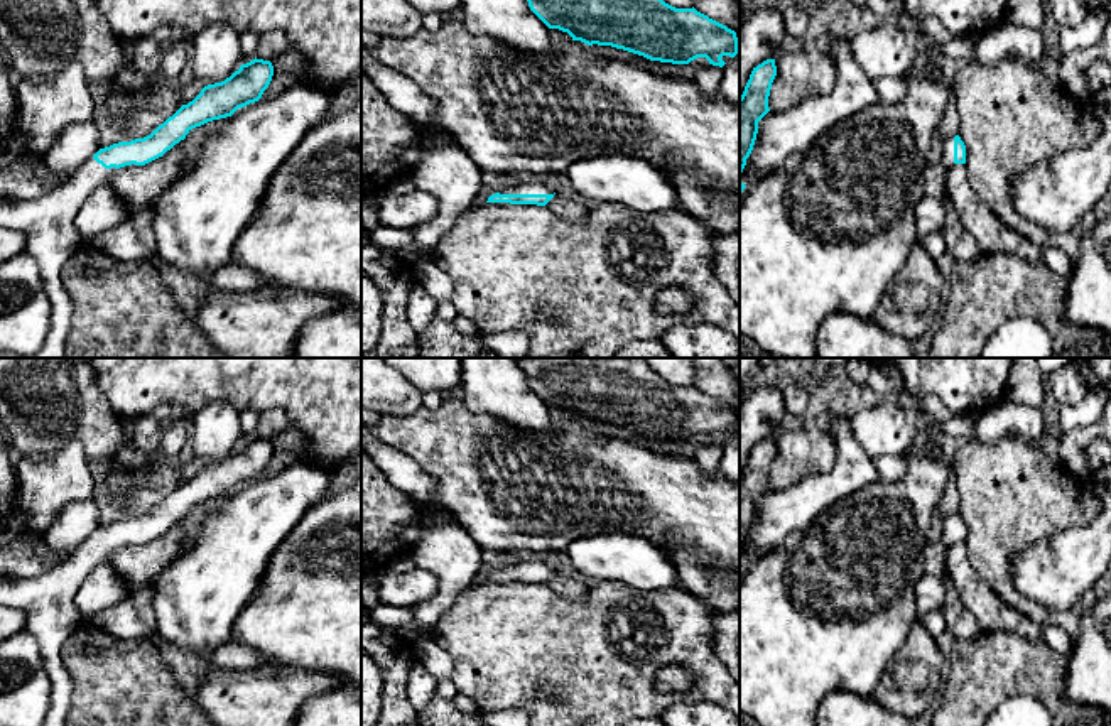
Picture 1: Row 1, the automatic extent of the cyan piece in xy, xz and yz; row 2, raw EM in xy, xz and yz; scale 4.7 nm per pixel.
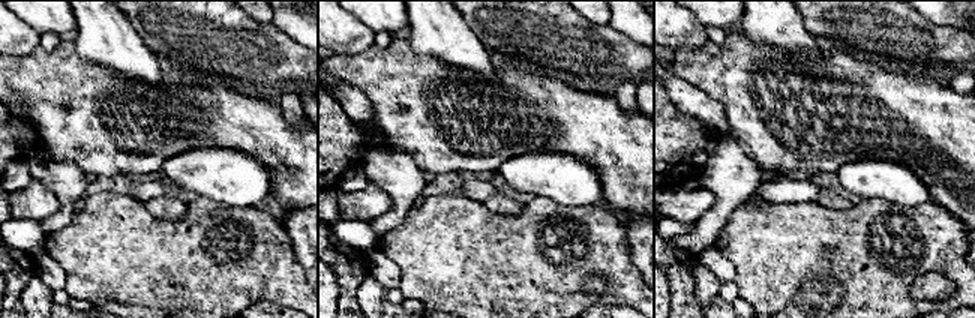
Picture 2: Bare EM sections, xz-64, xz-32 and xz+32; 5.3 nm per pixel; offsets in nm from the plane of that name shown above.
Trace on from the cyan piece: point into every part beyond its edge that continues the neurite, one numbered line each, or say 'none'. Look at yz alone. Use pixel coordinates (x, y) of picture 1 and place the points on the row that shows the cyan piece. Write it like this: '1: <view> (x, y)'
1: yz (948, 146)

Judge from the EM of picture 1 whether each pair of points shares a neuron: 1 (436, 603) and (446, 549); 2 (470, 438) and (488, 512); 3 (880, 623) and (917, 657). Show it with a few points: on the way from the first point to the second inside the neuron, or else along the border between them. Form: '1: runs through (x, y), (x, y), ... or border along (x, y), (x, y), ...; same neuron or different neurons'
1: runs through (446, 590), (446, 563); same neuron
2: runs through (471, 456), (483, 493); same neuron
3: border along (919, 620), (882, 679); different neurons

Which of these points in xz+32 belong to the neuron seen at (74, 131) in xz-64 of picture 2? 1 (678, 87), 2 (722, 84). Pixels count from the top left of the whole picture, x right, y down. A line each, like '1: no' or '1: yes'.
1: no
2: yes

